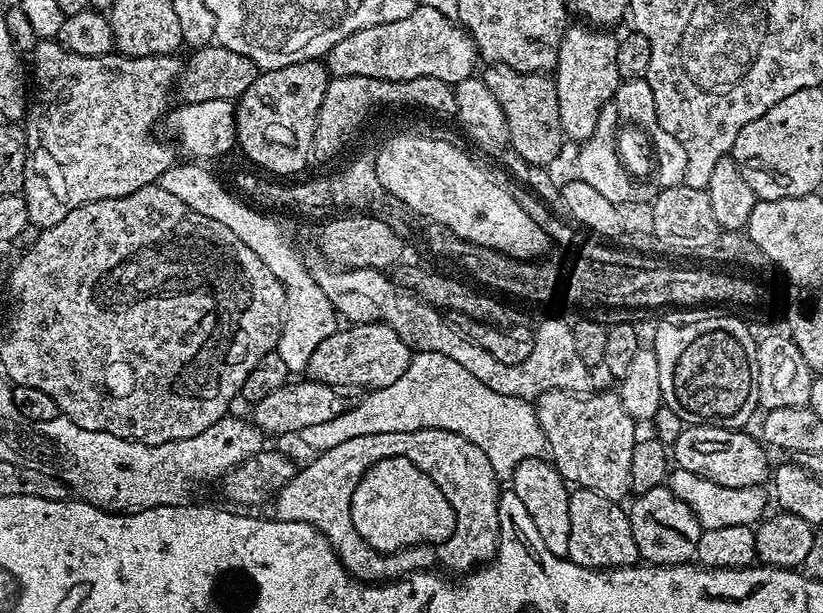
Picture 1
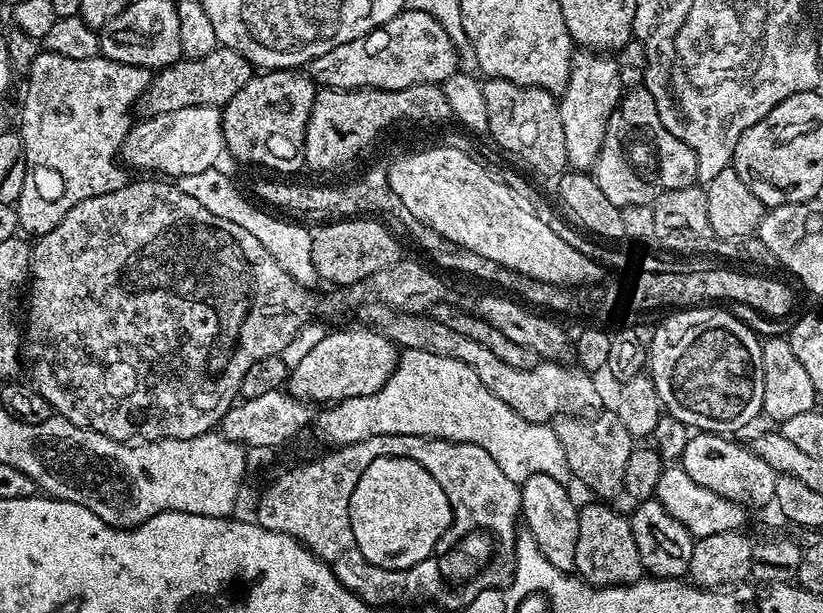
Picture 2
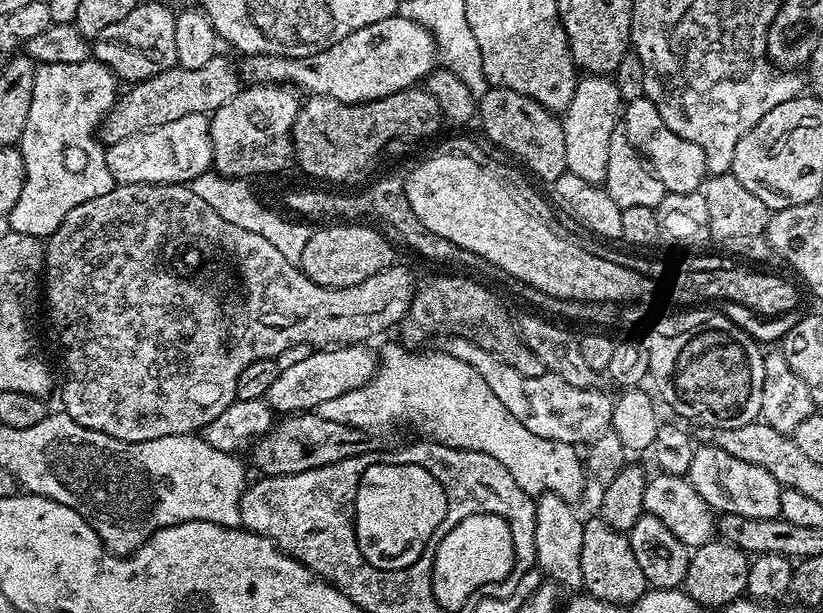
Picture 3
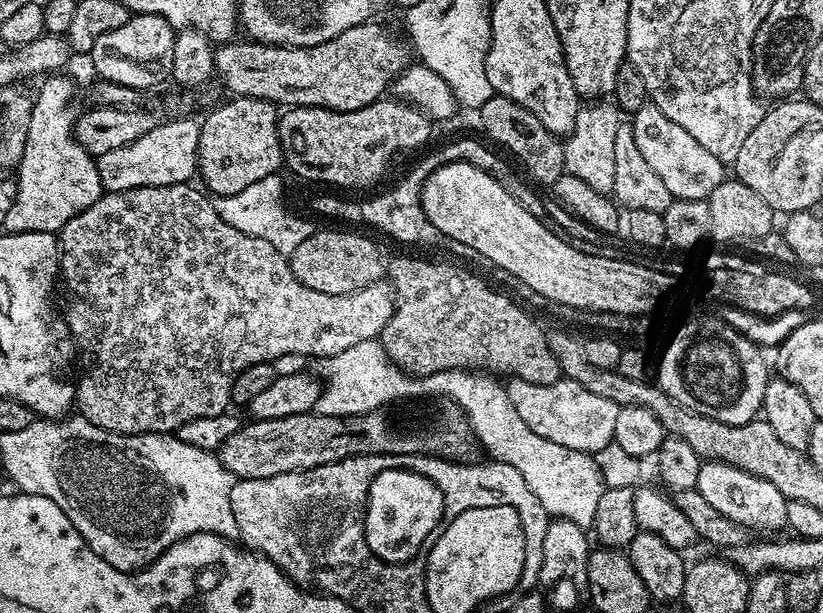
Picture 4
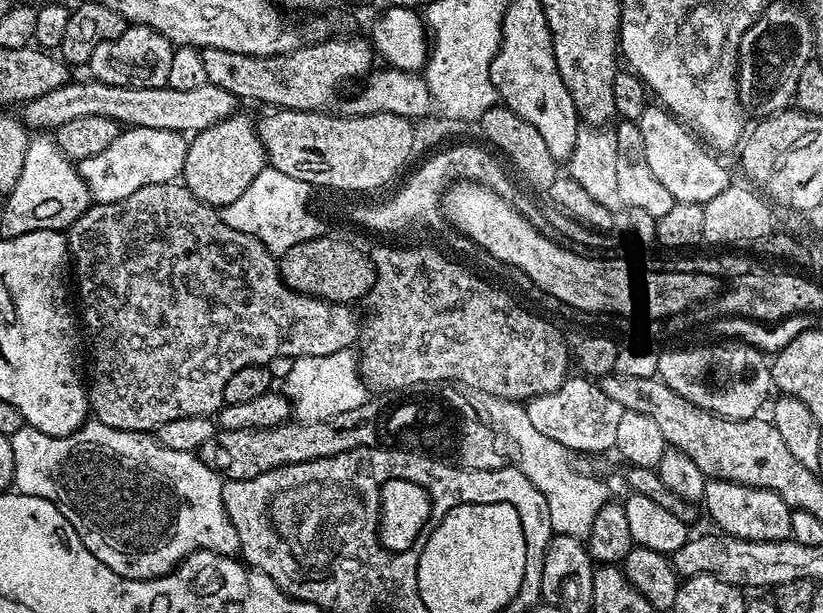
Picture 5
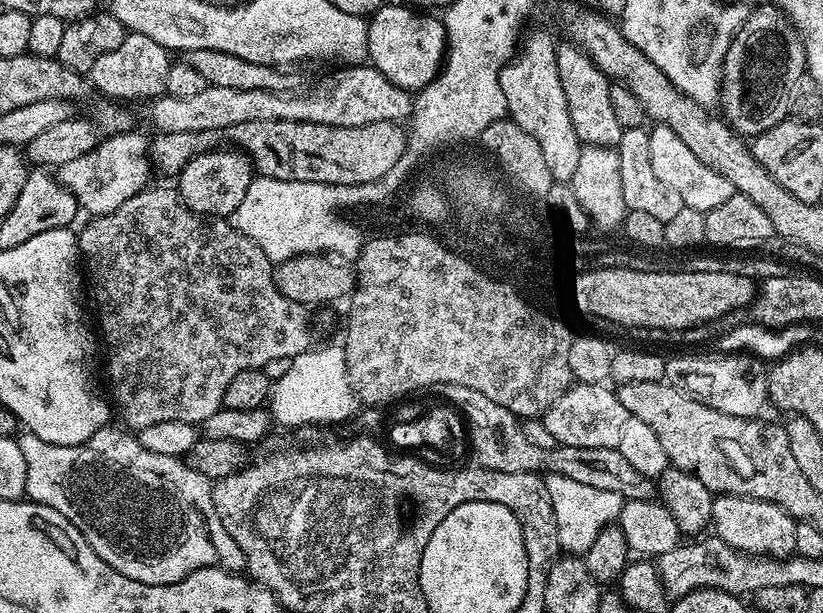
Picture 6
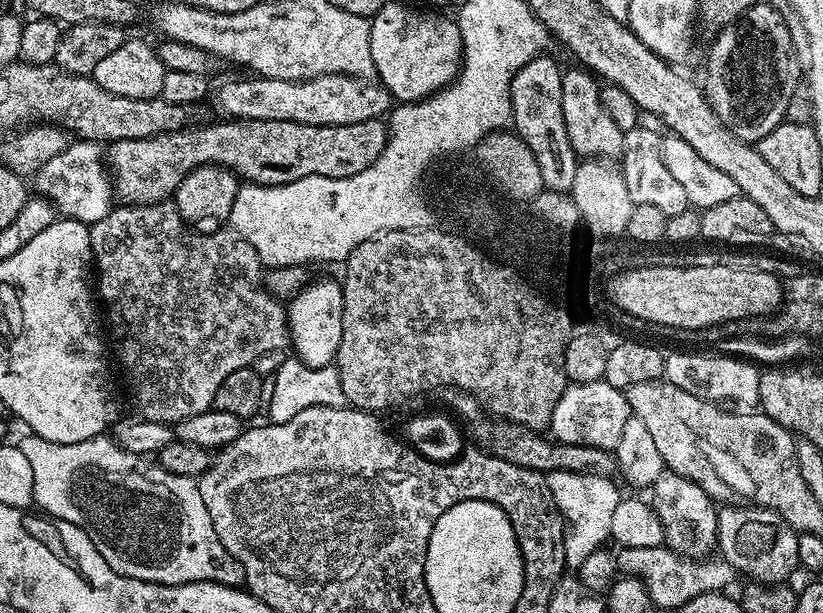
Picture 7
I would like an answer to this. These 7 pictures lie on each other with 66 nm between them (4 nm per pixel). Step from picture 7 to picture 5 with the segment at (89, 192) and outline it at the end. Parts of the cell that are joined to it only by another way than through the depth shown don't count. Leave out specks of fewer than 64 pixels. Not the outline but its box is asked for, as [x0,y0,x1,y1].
[78,127,188,204]

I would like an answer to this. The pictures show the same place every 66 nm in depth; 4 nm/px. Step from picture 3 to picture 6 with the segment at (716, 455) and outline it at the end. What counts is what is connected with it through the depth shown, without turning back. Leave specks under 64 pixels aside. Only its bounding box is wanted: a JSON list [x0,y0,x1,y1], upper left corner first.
[712,494,797,558]

